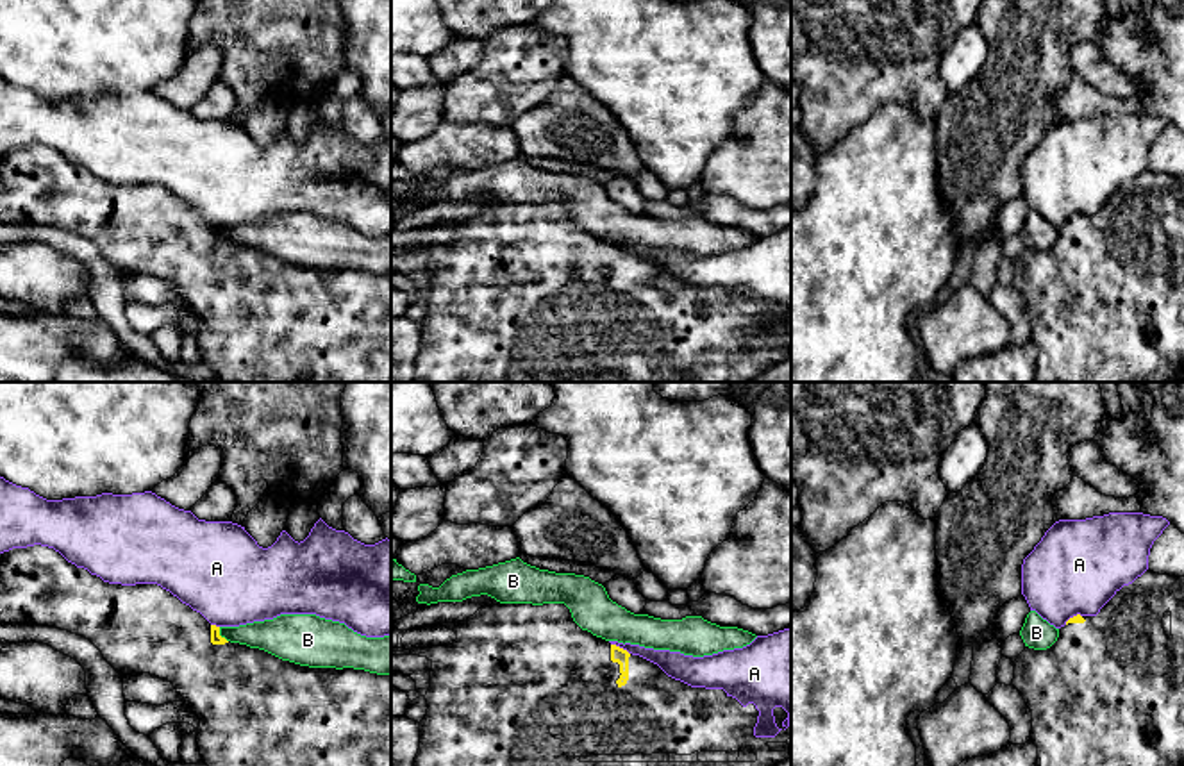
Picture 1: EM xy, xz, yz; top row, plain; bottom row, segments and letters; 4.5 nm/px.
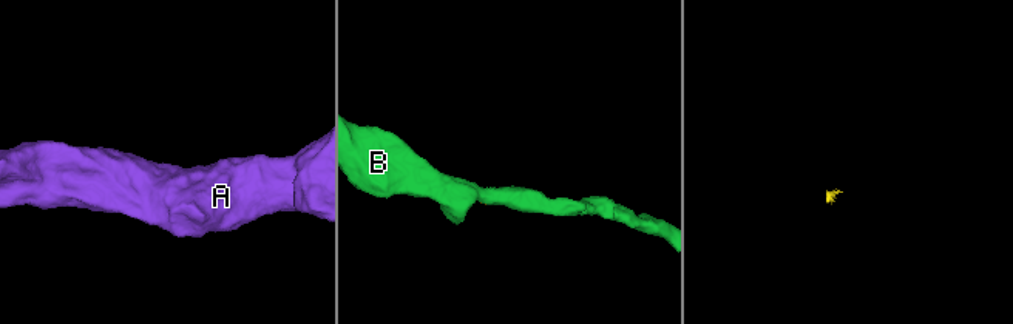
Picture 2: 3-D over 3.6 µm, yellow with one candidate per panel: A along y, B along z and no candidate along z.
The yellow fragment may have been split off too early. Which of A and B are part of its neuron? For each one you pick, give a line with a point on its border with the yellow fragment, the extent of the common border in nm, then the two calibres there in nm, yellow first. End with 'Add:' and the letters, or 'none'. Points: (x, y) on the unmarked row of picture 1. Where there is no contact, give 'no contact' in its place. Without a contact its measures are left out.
Add: none

